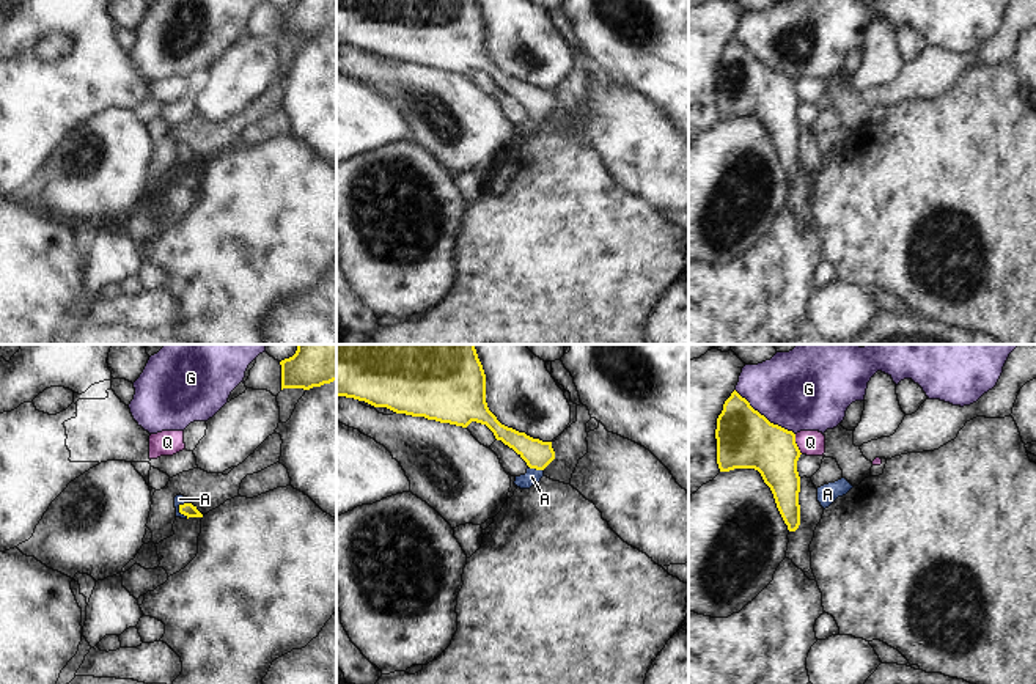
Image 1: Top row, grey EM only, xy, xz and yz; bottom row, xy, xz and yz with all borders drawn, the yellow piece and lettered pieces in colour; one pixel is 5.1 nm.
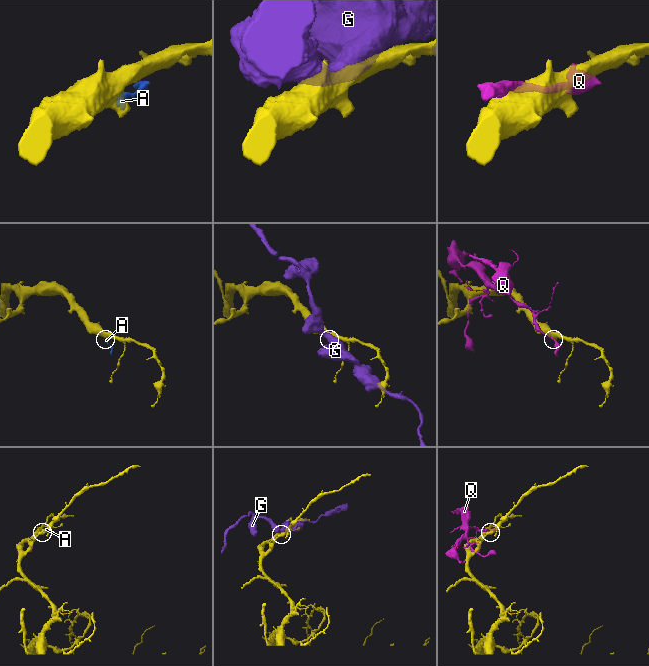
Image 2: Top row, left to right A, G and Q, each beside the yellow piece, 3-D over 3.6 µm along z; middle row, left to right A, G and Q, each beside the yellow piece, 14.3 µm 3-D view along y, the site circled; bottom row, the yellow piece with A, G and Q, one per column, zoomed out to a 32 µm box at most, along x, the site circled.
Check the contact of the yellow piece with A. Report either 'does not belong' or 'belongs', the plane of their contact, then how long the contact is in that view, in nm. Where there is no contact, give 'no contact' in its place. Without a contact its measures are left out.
belongs | xy | 90 nm

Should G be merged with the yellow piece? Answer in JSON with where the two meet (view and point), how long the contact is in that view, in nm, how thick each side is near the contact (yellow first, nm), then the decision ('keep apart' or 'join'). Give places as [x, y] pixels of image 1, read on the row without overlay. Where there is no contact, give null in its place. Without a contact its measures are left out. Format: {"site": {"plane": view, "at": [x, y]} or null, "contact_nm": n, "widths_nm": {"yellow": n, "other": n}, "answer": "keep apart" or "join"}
{"site": {"plane": "yz", "at": [763, 63]}, "contact_nm": 380, "widths_nm": {"yellow": 300, "other": 400}, "answer": "keep apart"}

